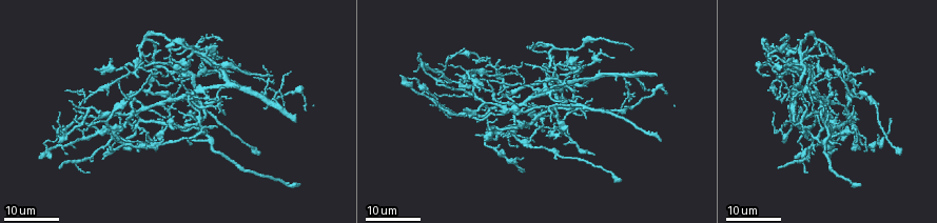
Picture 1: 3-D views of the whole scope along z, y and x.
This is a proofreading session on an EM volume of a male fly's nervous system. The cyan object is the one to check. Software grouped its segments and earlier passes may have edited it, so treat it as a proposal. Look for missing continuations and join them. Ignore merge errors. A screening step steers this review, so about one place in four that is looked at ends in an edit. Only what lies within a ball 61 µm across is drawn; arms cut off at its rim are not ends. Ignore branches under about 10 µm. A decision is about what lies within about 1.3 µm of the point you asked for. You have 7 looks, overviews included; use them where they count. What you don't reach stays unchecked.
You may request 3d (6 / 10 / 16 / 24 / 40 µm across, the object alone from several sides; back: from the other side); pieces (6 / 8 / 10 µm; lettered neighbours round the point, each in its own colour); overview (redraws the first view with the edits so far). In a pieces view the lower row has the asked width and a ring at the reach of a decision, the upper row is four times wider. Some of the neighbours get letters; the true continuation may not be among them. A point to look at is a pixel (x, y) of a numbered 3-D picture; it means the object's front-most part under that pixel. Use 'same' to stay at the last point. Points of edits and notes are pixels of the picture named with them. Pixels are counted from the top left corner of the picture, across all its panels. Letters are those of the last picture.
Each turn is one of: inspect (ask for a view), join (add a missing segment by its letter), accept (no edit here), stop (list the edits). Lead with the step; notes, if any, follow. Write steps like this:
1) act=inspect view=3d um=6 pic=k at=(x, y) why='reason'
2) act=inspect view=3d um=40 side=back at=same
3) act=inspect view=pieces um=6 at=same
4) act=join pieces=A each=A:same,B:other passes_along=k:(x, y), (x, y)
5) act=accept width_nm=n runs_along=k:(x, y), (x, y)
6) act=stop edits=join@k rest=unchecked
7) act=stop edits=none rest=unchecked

act=inspect view=3d um=16 pic=1 at=(780, 78) why='an open end'

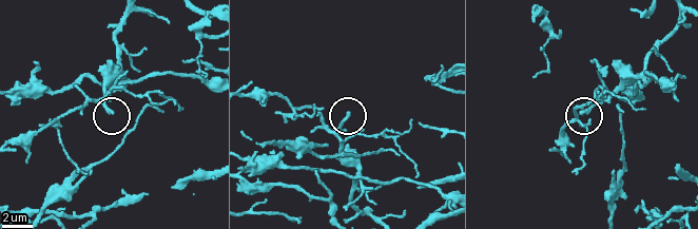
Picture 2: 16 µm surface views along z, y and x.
act=inspect view=pieces um=8 pic=2 at=(582, 114)

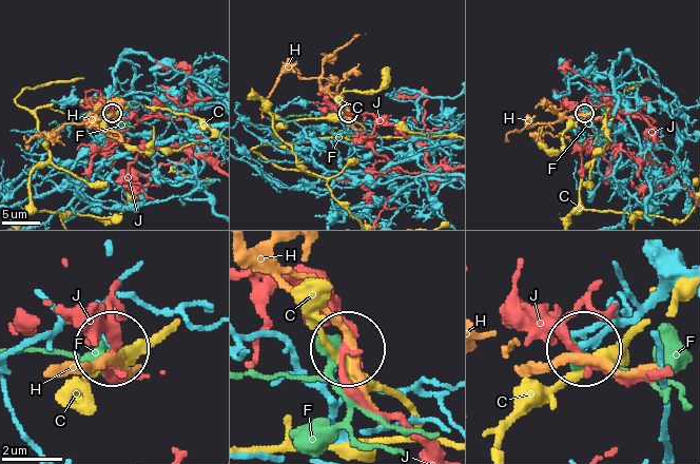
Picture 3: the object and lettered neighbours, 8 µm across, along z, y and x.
act=accept each=C:other,F:other,H:other,J:other runs_along=3:(679, 271), (583, 349) found='no lettered segment goes on from it'

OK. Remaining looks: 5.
act=inspect view=3d um=24 pic=1 at=(843, 141) why='branch stops here'

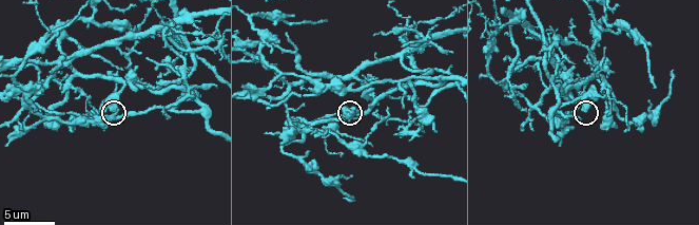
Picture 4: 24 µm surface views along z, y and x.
act=inspect view=pieces um=6 pic=4 at=(584, 109)

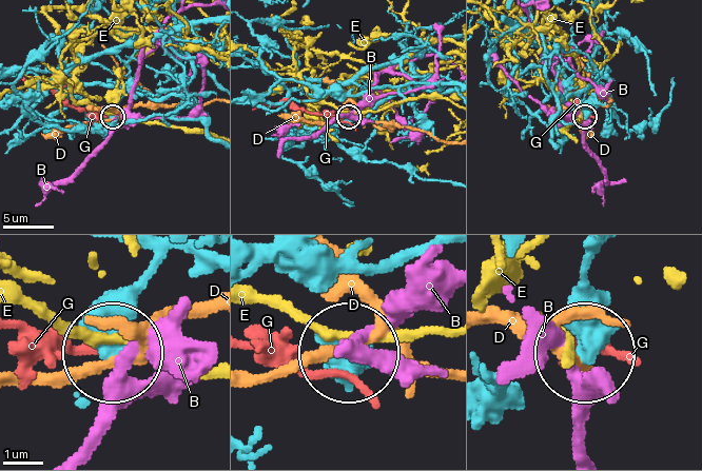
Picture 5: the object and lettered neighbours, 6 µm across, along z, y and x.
act=accept each=B:other,D:other,E:other,G:other runs_along=5:(154, 254), (154, 274), (111, 352) found='none of them fits'

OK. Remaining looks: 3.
act=inspect view=3d um=16 pic=1 at=(111, 58) why='an open end'

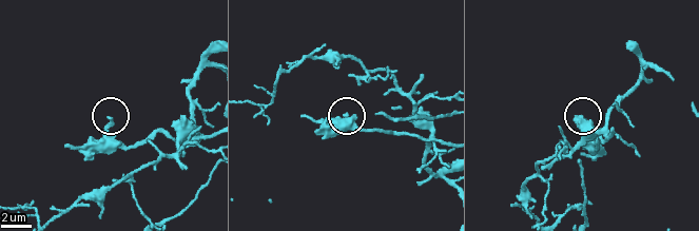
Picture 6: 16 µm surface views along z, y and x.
act=inspect view=pieces um=6 pic=6 at=(110, 117) why='what lies round it'

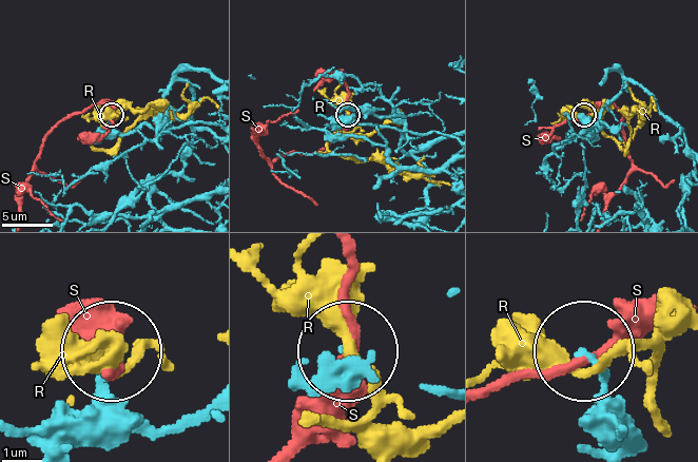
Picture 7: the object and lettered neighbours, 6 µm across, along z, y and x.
act=accept each=R:other,S:other runs_along=7:(623, 423), (589, 355) found='none of them fits'

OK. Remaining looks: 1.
act=stop edits=none rest=unchecked

